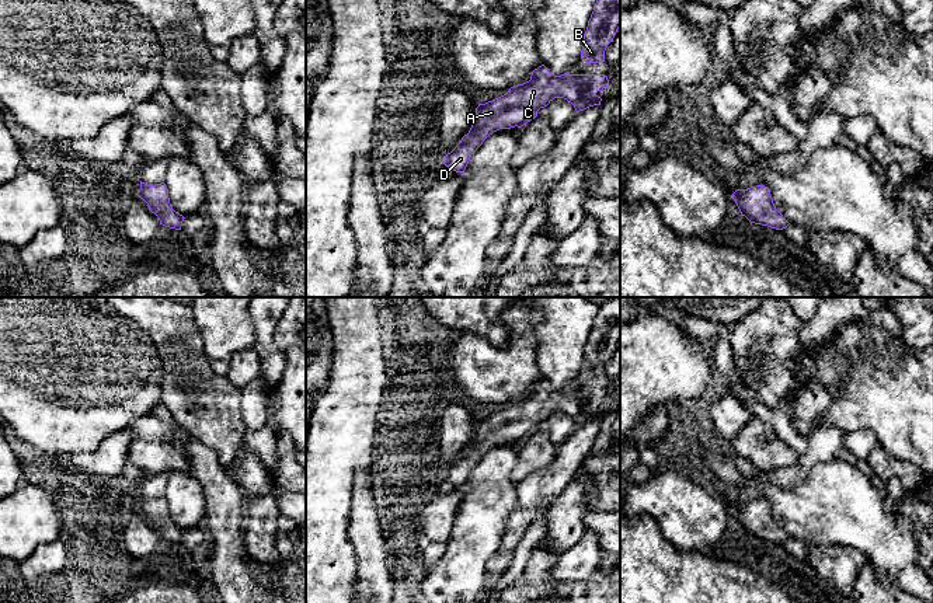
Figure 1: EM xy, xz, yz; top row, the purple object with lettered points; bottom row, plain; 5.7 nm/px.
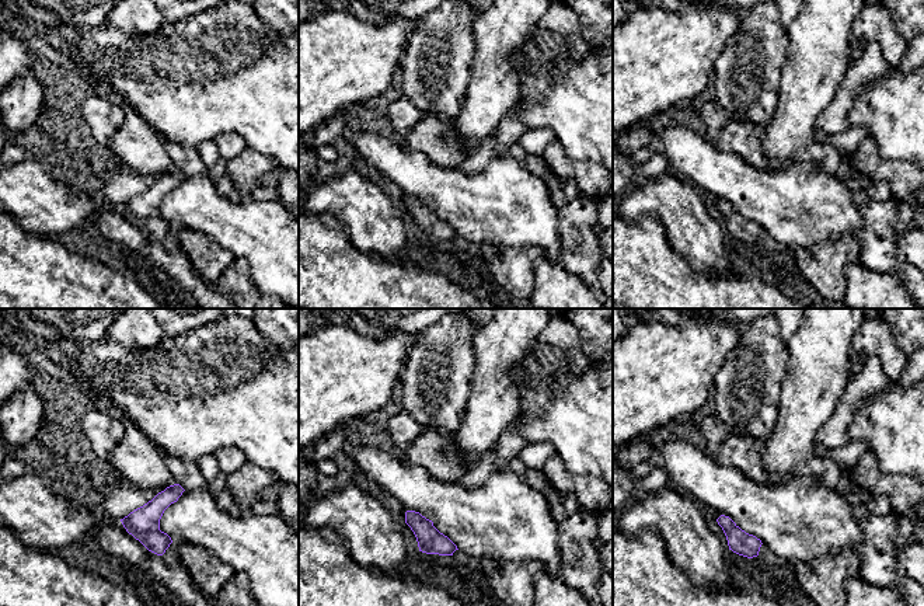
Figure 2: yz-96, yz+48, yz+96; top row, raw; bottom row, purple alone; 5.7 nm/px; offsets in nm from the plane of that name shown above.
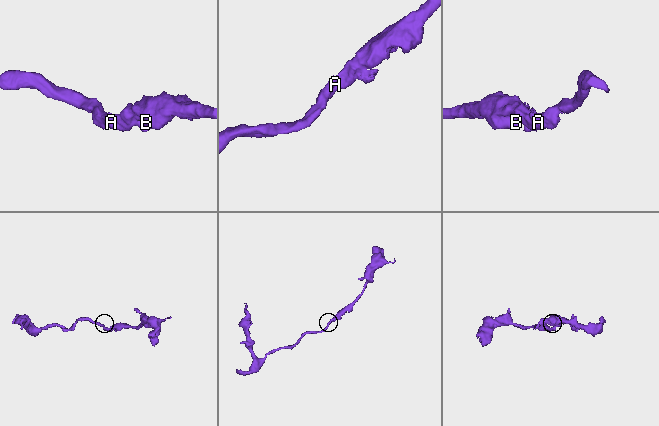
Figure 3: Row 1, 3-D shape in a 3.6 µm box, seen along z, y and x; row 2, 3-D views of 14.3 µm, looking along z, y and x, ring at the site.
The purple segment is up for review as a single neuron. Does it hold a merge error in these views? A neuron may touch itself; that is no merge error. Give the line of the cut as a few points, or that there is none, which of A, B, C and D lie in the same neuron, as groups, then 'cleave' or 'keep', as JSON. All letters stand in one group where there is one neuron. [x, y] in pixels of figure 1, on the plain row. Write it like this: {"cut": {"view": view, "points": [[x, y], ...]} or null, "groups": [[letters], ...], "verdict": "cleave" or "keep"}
{"cut": null, "groups": [["A", "B", "C", "D"]], "verdict": "keep"}

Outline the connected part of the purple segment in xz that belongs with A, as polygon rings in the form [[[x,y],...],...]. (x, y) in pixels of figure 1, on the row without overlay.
[[[542,379],[532,386],[529,395],[511,401],[506,408],[492,415],[478,418],[469,447],[442,473],[442,478],[456,487],[464,487],[471,468],[494,446],[522,442],[554,412],[567,414],[577,426],[600,419],[602,412],[596,407],[606,402],[608,398],[605,388],[564,387],[554,390]]]

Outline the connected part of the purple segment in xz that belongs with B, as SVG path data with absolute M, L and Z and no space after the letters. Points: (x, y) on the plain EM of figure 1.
M620 297L599 304L598 314L584 348L581 373L586 377L605 376L605 365L620 342Z

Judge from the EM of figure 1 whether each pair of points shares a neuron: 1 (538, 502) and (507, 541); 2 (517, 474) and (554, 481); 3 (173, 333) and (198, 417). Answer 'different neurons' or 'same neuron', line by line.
1: same neuron
2: different neurons
3: same neuron

